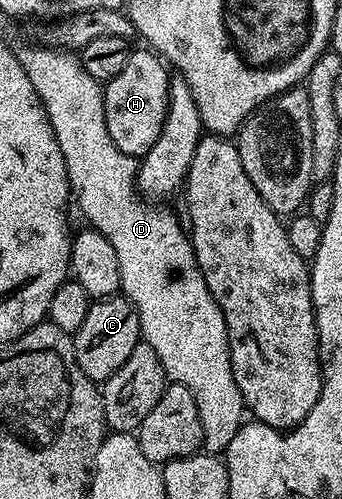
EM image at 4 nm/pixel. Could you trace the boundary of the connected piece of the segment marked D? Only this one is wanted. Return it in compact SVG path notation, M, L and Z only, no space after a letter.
M42 43L19 48L17 55L20 67L24 67L24 75L28 75L32 87L36 87L36 95L40 95L40 103L46 109L50 126L56 135L60 155L64 155L64 167L68 171L73 200L76 205L78 201L83 215L90 220L87 221L89 228L107 237L116 251L116 259L120 259L120 293L134 306L141 340L152 347L152 351L156 351L167 378L173 384L183 385L192 391L192 399L196 399L200 423L204 427L202 444L205 452L211 455L225 454L228 443L232 443L232 435L236 435L244 423L244 406L240 387L236 387L236 379L232 375L224 315L212 291L208 291L208 283L204 283L204 275L194 254L194 245L190 242L183 222L181 225L177 215L162 206L165 204L151 203L136 192L139 162L124 155L124 151L112 143L104 123L103 86L92 79L88 71L84 71L81 56L70 51L55 51Z

